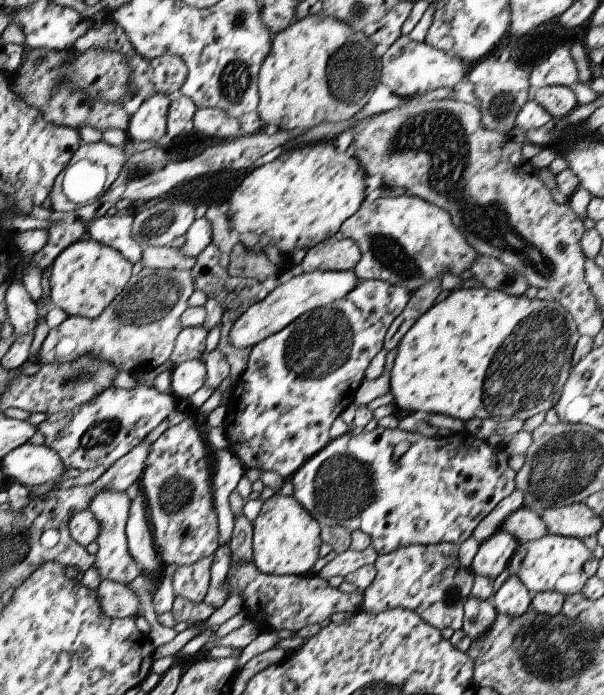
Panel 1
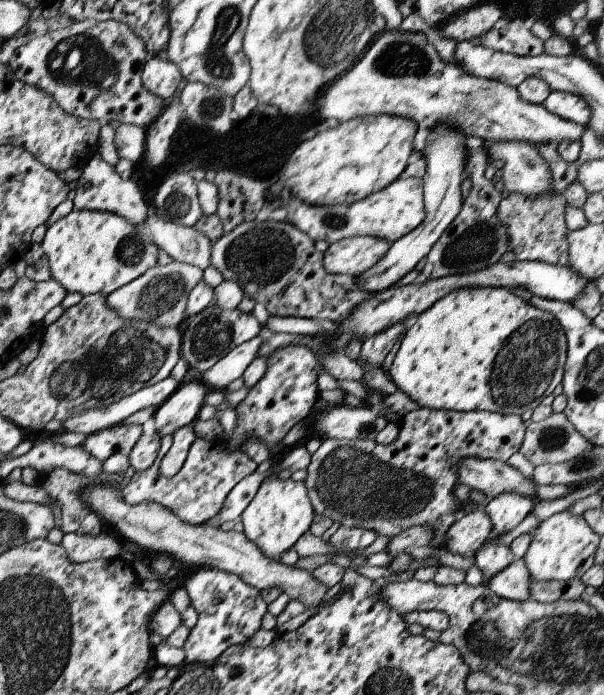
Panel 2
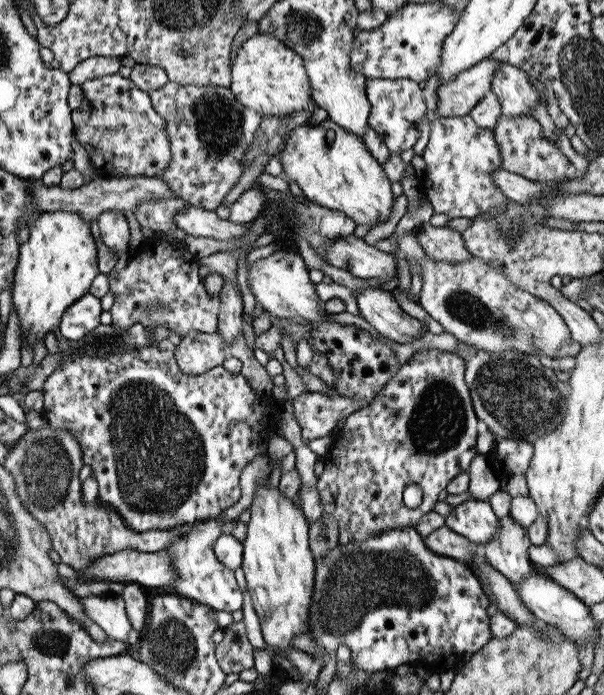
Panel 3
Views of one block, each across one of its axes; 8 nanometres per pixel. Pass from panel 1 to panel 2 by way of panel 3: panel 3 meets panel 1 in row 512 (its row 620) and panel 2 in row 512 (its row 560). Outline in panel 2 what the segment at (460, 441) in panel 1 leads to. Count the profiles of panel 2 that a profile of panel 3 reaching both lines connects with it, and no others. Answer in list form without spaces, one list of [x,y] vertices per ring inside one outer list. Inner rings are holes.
[[[420,408],[411,410],[405,416],[399,418],[399,433],[397,438],[391,442],[391,444],[382,446],[377,444],[374,440],[337,440],[337,439],[324,439],[321,441],[321,445],[313,454],[310,455],[309,466],[307,466],[307,476],[303,480],[303,485],[307,490],[307,497],[315,514],[321,514],[323,517],[335,520],[339,525],[347,526],[348,528],[358,527],[366,530],[373,530],[378,536],[385,536],[385,538],[393,539],[398,536],[403,530],[411,528],[411,526],[427,526],[431,528],[435,534],[433,534],[433,540],[430,542],[431,548],[441,548],[441,538],[445,534],[445,530],[458,520],[463,515],[458,512],[459,500],[453,495],[453,488],[459,484],[457,480],[457,468],[459,468],[459,462],[463,458],[475,458],[492,459],[499,461],[506,461],[509,456],[518,452],[521,445],[525,428],[519,415],[513,414],[498,414],[488,411],[449,411],[449,410],[432,410],[429,408]]]

